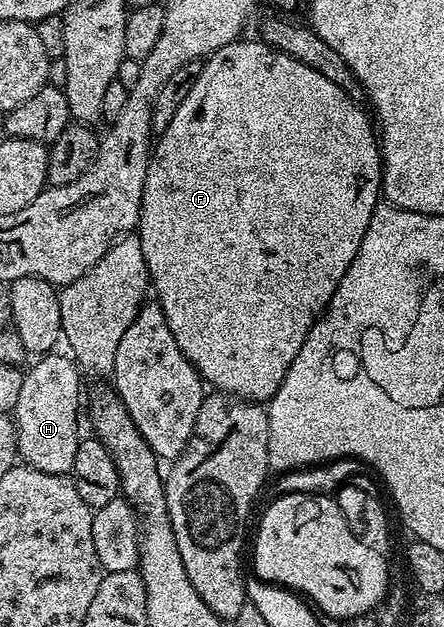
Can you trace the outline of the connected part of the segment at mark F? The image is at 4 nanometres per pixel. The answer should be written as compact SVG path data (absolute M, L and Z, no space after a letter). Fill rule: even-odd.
M240 40L222 46L221 49L215 51L202 63L199 74L196 76L196 83L193 84L189 96L182 101L169 126L158 135L151 151L151 163L147 166L141 212L139 213L137 233L141 240L141 252L145 252L147 277L153 287L154 297L157 299L160 308L165 312L169 332L173 332L173 340L177 340L177 348L181 348L181 352L185 352L185 356L195 366L195 370L203 377L204 383L211 385L212 382L215 385L212 387L216 391L233 394L237 398L246 398L249 402L260 404L270 400L277 392L277 388L281 388L281 380L285 380L285 372L289 372L293 360L297 360L297 352L301 352L301 344L305 344L307 334L311 331L311 325L315 323L316 317L326 310L333 292L337 292L337 284L341 284L341 276L345 276L345 272L349 272L349 264L353 264L353 256L357 256L357 248L361 248L361 240L365 240L365 228L369 228L369 220L373 216L375 207L380 205L383 184L381 146L377 141L377 134L373 129L373 122L368 111L366 109L363 111L359 105L360 103L356 99L351 98L341 88L337 88L337 84L333 84L333 80L325 80L325 76L321 76L321 72L313 72L313 68L309 68L309 64L301 64L301 60L293 60L293 56L285 56L280 50L274 50L272 46L268 46L262 40L256 40L256 42Z

